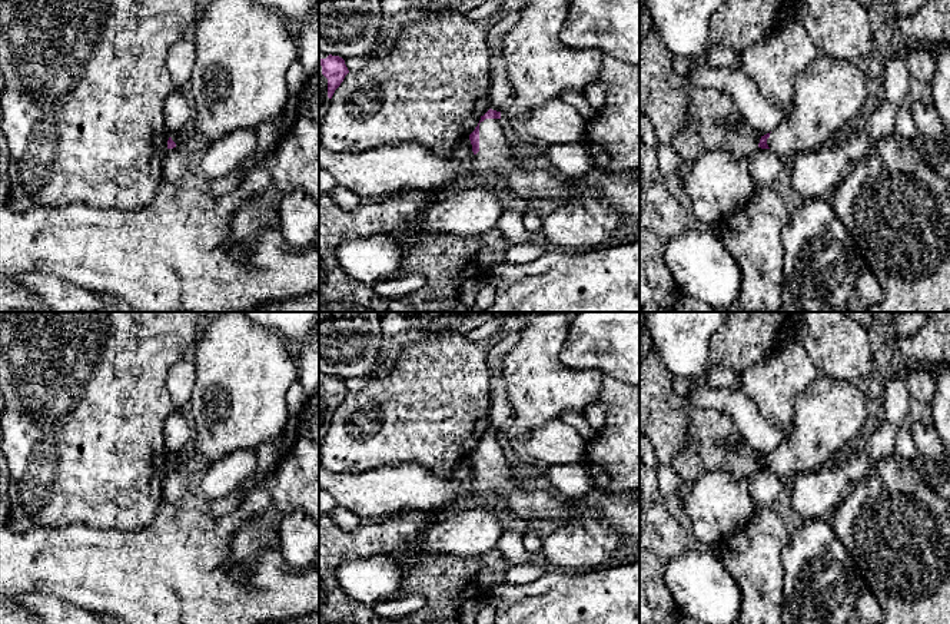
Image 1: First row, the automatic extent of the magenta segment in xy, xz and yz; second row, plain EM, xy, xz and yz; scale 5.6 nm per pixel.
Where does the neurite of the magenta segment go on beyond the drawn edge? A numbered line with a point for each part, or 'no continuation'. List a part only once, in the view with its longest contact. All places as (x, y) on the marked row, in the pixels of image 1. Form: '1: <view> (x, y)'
1: xz (384, 171)

